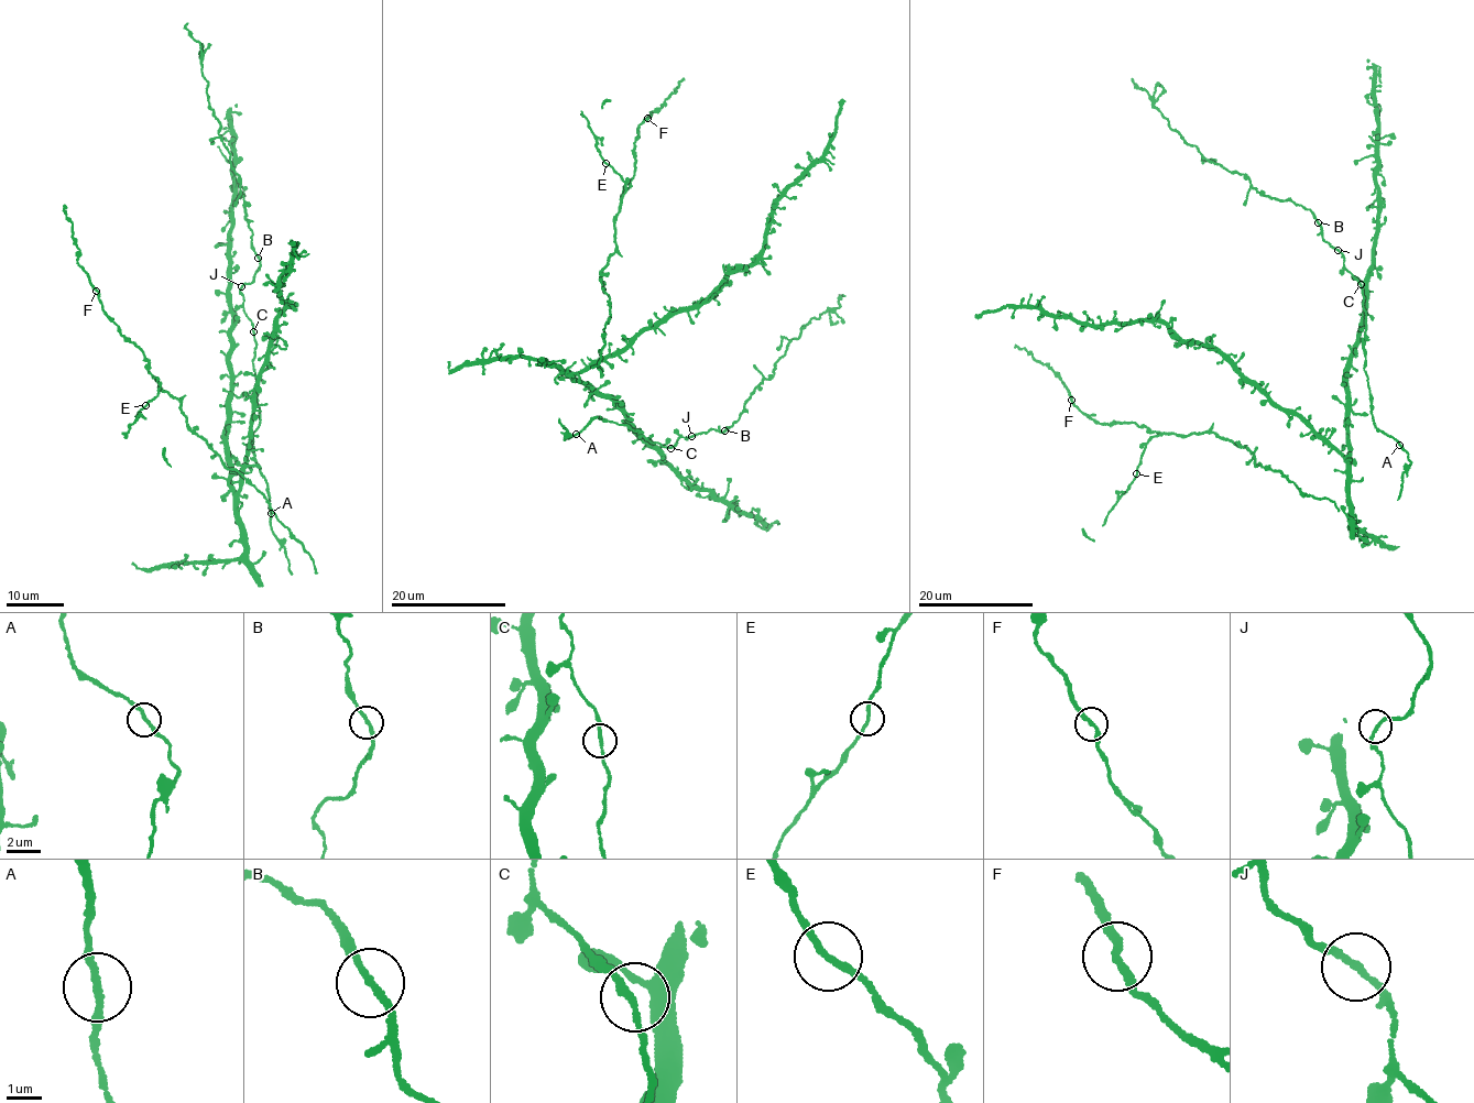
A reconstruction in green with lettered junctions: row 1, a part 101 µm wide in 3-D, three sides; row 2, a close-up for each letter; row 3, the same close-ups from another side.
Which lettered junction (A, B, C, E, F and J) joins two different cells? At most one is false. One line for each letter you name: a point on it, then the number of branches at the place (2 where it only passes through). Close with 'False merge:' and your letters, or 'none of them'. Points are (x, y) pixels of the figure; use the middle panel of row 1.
False merge: none of them

